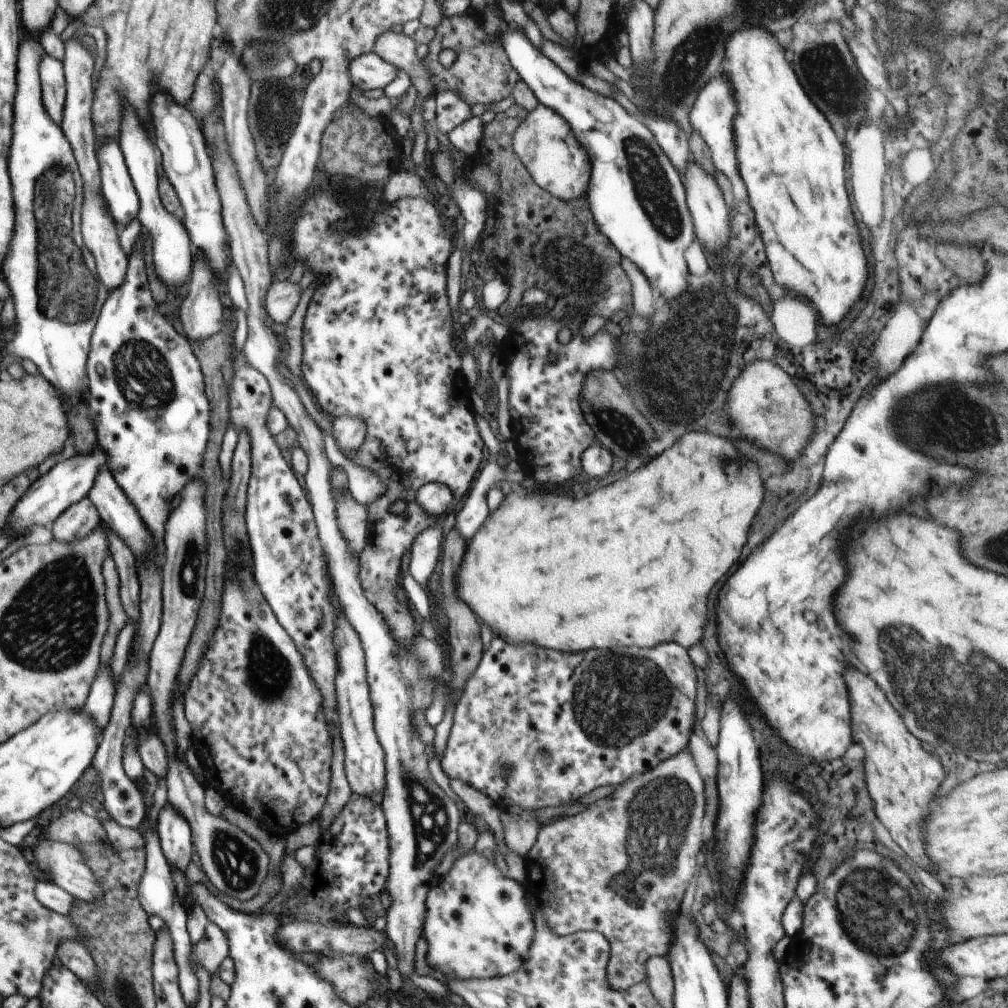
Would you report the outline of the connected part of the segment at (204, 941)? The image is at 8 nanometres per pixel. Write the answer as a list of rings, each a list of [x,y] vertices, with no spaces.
[[[209,921],[204,936],[192,948],[192,966],[202,966],[210,974],[220,971],[223,960],[229,956],[228,940],[214,922]]]

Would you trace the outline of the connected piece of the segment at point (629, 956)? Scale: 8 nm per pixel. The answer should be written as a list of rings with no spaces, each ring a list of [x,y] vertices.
[[[686,751],[680,752],[677,756],[668,758],[664,762],[660,762],[653,770],[640,775],[634,775],[628,781],[618,785],[616,792],[612,792],[610,796],[598,800],[570,818],[556,818],[543,824],[539,828],[536,844],[532,846],[532,850],[528,852],[526,858],[534,858],[534,862],[540,866],[540,870],[544,872],[544,882],[546,882],[546,899],[548,902],[542,904],[544,918],[548,920],[550,928],[558,934],[558,936],[567,936],[579,931],[597,931],[604,934],[606,940],[610,944],[610,960],[607,966],[608,983],[615,990],[627,990],[633,985],[646,981],[646,964],[649,959],[656,956],[665,957],[668,953],[668,944],[670,944],[670,924],[674,920],[674,914],[678,912],[683,902],[684,893],[692,876],[696,870],[696,856],[704,844],[704,836],[702,836],[702,818],[704,818],[704,782],[702,776],[692,760],[692,756]]]

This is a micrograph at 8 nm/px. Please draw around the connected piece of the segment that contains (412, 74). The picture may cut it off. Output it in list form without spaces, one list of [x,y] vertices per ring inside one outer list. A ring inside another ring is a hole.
[[[388,31],[378,36],[373,52],[395,68],[404,70],[411,85],[418,91],[418,97],[424,99],[435,91],[430,80],[432,74],[426,70],[424,60],[417,56],[416,47],[416,42],[411,37]]]

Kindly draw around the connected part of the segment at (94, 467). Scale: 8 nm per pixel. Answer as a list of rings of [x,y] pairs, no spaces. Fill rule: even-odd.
[[[96,444],[92,448],[92,453],[77,454],[69,460],[58,462],[53,469],[46,472],[28,488],[28,492],[20,498],[19,503],[12,510],[12,516],[8,516],[6,527],[14,532],[14,539],[18,539],[34,524],[49,528],[66,509],[88,497],[96,476],[100,474],[102,468],[108,466],[108,452],[104,452],[104,448],[100,444]]]

